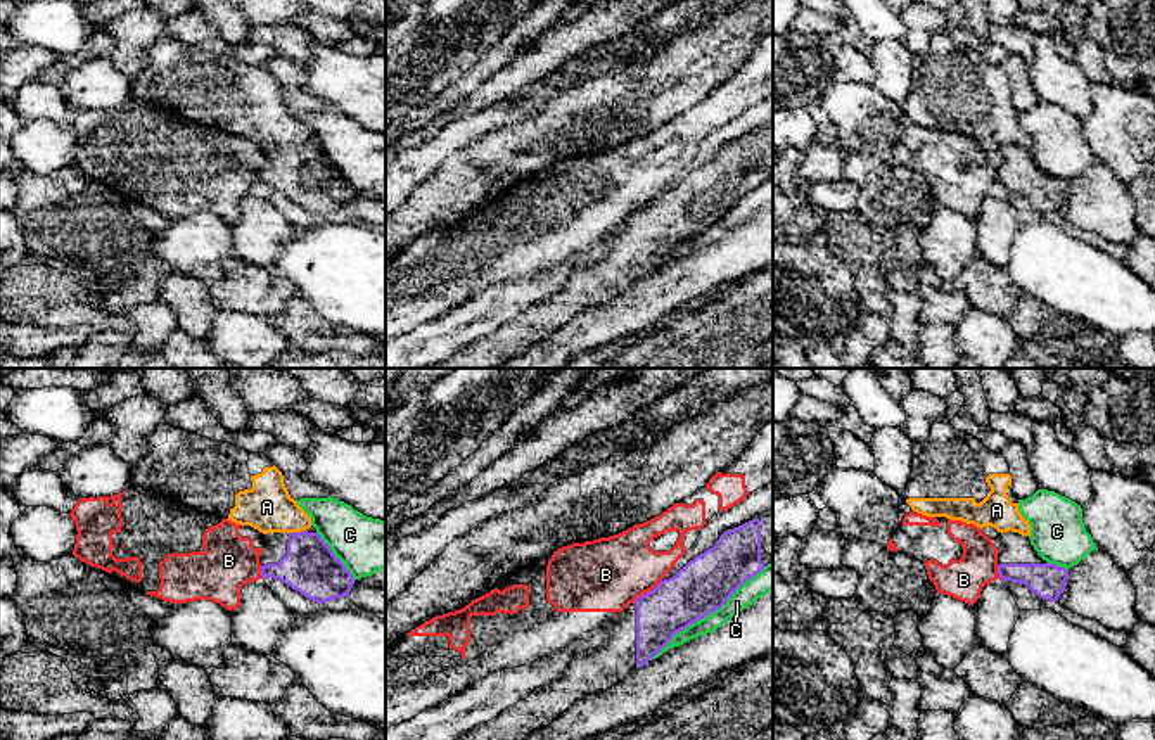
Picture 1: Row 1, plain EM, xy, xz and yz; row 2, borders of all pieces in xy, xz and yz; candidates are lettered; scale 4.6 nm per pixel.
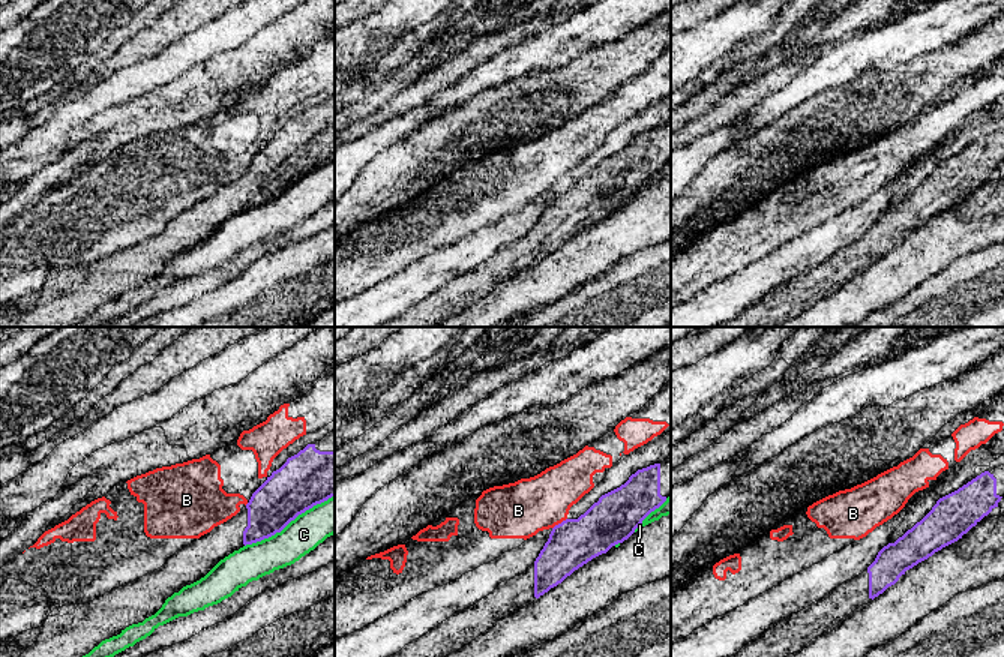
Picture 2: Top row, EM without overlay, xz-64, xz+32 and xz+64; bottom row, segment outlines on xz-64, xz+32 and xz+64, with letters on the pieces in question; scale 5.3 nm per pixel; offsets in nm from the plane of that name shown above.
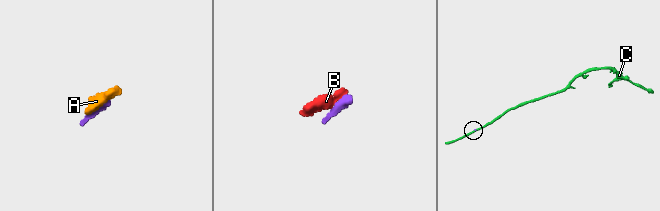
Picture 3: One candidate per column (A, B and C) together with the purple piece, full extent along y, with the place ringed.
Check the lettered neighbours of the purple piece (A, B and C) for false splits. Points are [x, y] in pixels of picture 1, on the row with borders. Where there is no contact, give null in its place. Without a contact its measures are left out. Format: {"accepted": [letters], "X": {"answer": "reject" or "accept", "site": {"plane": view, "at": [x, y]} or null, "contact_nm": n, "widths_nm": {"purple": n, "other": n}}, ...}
{"accepted": [], "A": {"answer": "reject", "site": {"plane": "xy", "at": [296, 533]}, "contact_nm": 90, "widths_nm": {"purple": 260, "other": 220}}, "B": {"answer": "reject", "site": {"plane": "xz", "at": [645, 593]}, "contact_nm": 180, "widths_nm": {"purple": 240, "other": 340}}, "C": {"answer": "reject", "site": {"plane": "xz", "at": [708, 614]}, "contact_nm": 700, "widths_nm": {"purple": 260, "other": 100}}}

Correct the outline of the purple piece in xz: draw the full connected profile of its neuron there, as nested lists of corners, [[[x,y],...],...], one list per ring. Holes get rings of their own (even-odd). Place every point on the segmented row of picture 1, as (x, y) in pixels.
[[[773,510],[724,531],[712,548],[697,555],[673,577],[660,581],[652,591],[629,603],[612,626],[610,636],[598,648],[578,654],[565,671],[548,685],[526,693],[517,704],[456,740],[524,740],[531,737],[552,724],[574,702],[616,686],[636,667],[645,666],[676,633],[721,609],[745,581],[771,562]]]

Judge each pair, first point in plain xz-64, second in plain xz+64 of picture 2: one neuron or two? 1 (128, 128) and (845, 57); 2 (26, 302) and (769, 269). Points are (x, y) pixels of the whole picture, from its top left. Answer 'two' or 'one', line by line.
1: two
2: one

